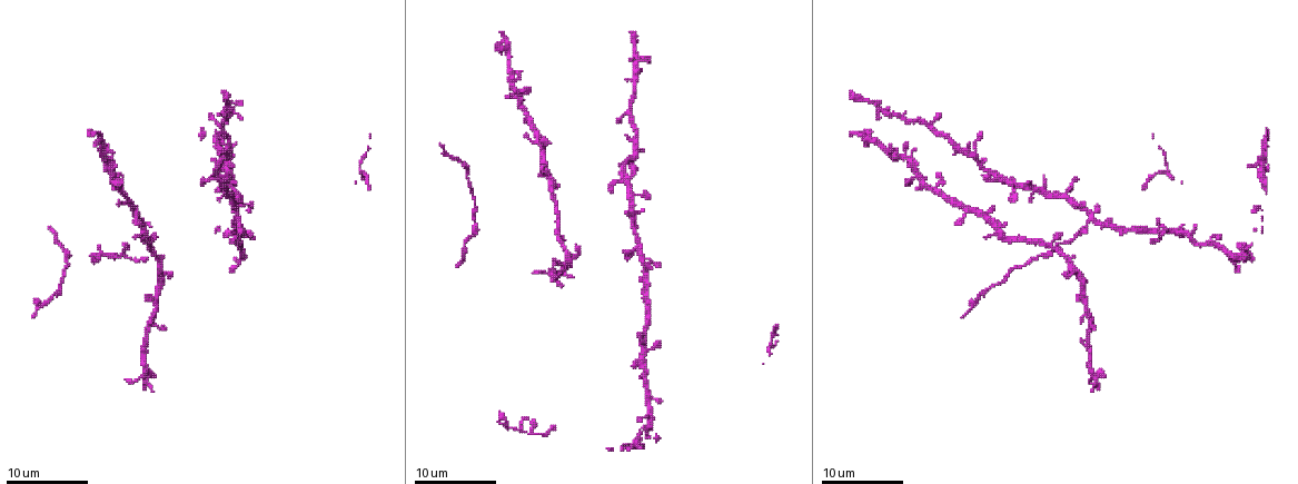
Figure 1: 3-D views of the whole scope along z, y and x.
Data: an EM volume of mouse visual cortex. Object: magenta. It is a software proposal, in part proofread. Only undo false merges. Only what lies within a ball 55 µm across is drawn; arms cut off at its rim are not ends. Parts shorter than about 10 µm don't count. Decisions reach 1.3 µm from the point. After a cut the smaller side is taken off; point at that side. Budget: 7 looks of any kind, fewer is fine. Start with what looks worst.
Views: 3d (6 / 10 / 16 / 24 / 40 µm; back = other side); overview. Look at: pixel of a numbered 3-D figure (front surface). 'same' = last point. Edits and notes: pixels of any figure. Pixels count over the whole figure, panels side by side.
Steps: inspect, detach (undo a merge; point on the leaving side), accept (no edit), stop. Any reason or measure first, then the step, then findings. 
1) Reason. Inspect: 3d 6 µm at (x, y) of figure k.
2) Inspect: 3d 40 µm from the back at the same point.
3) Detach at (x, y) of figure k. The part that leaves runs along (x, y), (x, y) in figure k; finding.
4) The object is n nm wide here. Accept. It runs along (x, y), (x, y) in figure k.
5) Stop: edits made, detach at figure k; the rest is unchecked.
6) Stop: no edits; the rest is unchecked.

Branch point. Inspect: 3d 10 µm at (1054, 248) of figure 1.

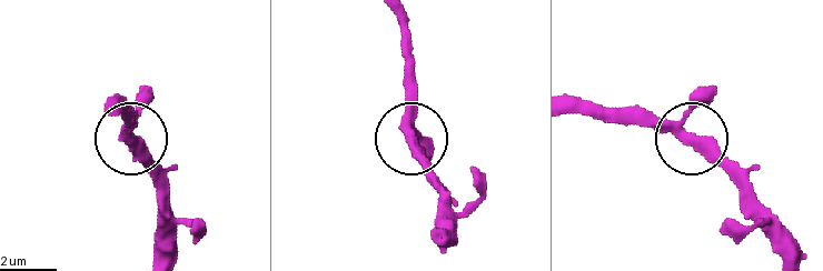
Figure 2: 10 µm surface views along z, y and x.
The side arm is 22 µm long. Accept. All the same cell.

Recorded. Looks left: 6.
A narrow waist. Inspect: 3d 10 µm at (476, 229) of figure 1.

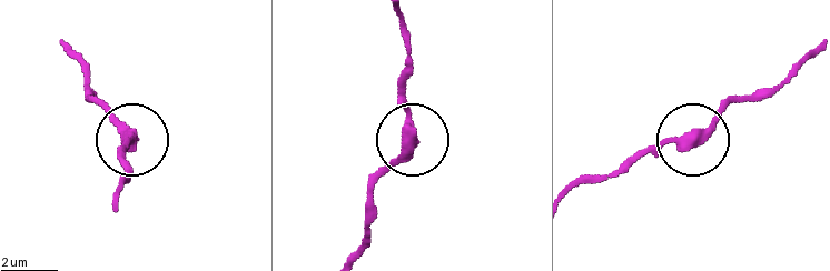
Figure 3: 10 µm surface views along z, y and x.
Accept. Continuous, no second cell.

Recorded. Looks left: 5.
Four-way junction. Inspect: 3d 10 µm at (646, 349) of figure 1.

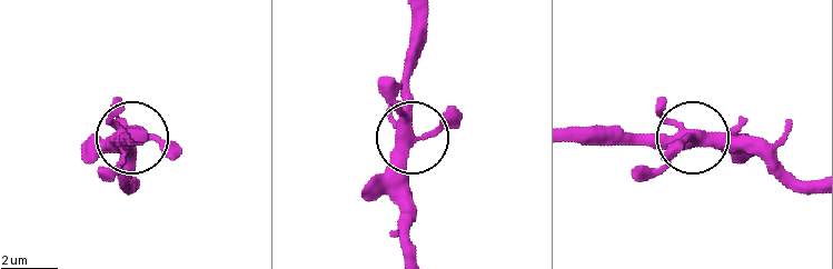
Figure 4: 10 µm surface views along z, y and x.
4 arms meet here. Accept. Continuous, no second cell.

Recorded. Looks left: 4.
Stop: no edits; the rest is unchecked.

